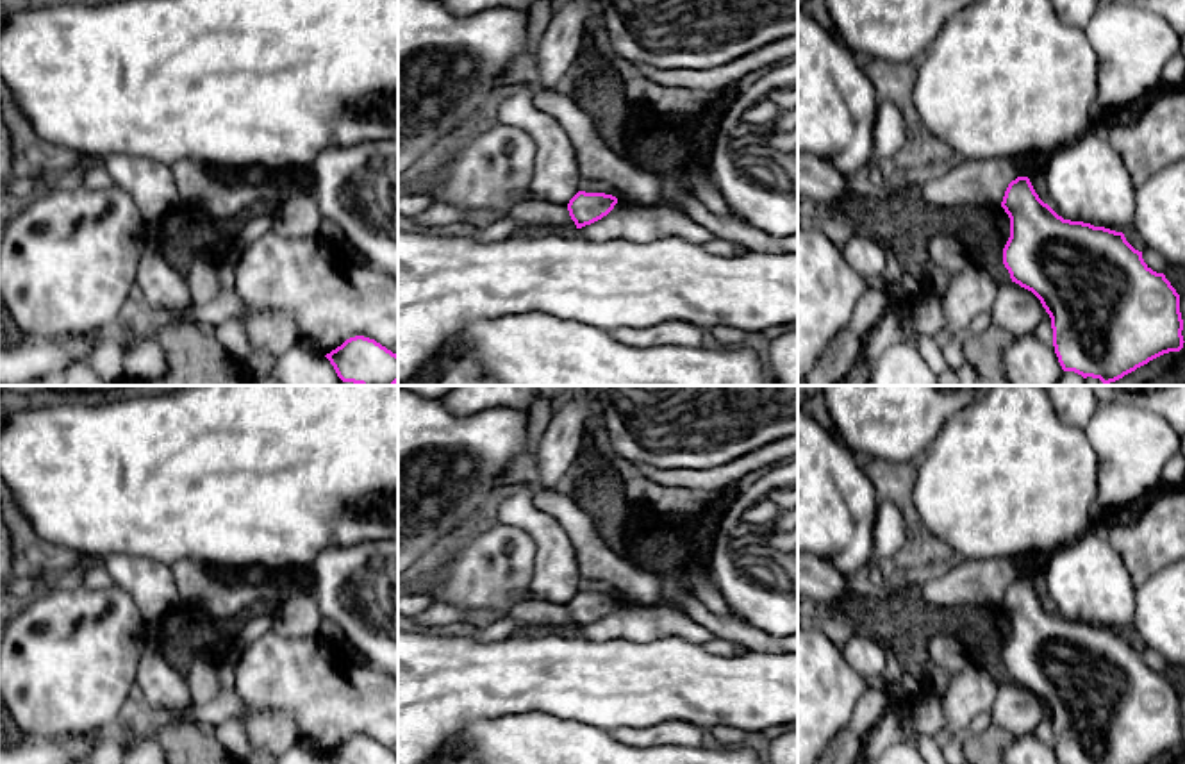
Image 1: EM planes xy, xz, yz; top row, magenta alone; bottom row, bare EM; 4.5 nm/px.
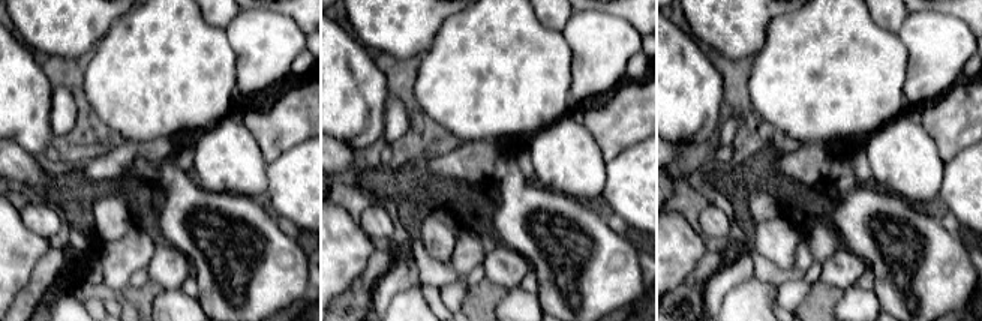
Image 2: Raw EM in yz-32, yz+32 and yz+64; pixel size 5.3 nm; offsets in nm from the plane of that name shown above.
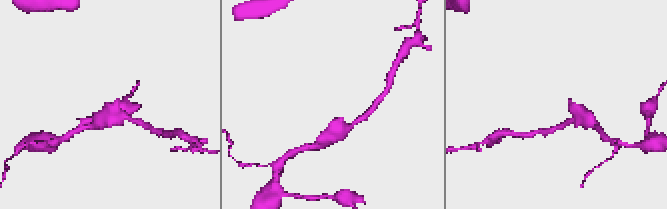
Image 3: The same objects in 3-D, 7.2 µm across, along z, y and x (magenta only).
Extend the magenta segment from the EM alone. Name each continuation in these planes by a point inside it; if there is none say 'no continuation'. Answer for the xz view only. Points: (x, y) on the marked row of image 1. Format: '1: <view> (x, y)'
no continuation

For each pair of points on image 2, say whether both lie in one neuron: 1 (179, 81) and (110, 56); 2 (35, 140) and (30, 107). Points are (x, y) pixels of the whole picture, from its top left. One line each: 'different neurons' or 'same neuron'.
1: same neuron
2: same neuron

